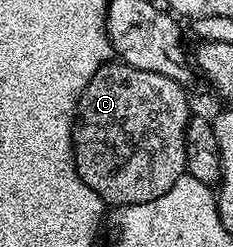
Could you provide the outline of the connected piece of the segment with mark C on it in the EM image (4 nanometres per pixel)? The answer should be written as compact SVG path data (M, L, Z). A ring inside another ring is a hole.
M110 61L96 71L95 77L85 87L81 94L77 106L77 114L73 125L73 160L75 161L76 171L85 185L98 193L99 197L106 206L109 207L129 207L131 204L147 204L148 201L155 201L158 197L163 197L167 189L179 181L179 177L185 174L185 130L191 118L189 111L189 99L185 96L186 88L182 84L171 81L171 77L163 77L163 73L153 73L143 69L137 69L122 61Z

